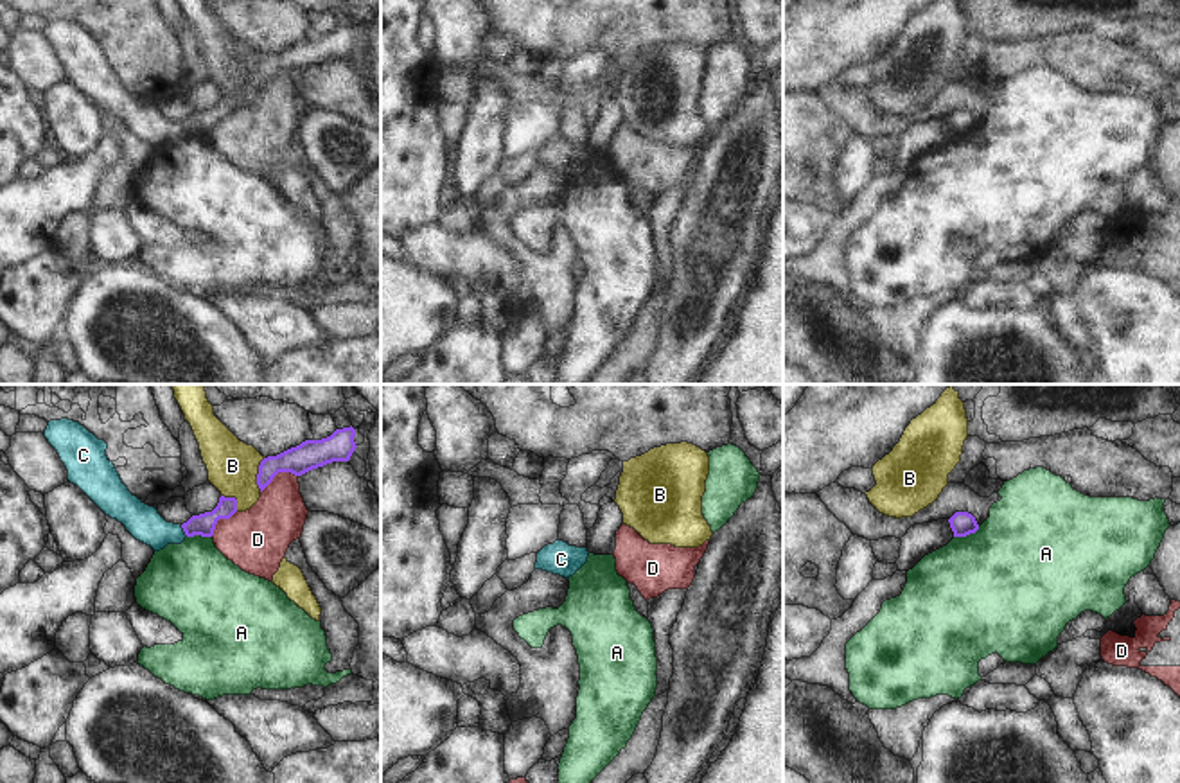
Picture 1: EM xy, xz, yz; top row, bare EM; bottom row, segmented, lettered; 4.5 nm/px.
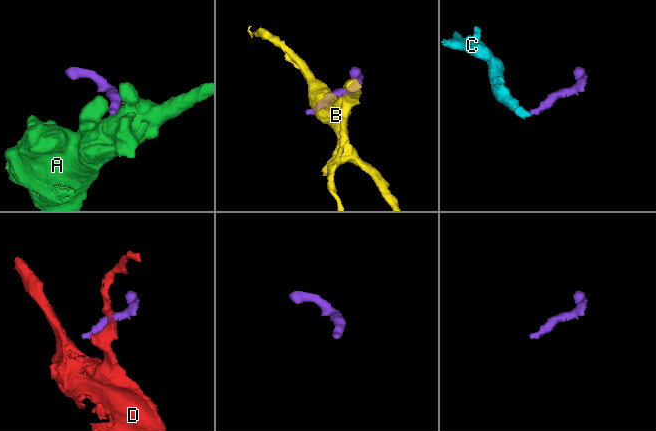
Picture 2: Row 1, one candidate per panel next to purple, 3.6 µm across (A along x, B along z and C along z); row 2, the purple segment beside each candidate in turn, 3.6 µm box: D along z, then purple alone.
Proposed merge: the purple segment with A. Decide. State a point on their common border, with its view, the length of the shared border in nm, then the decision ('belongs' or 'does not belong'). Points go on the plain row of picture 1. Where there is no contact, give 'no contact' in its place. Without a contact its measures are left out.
meets purple in yz at (967, 131); contact 130 nm long; does not belong

